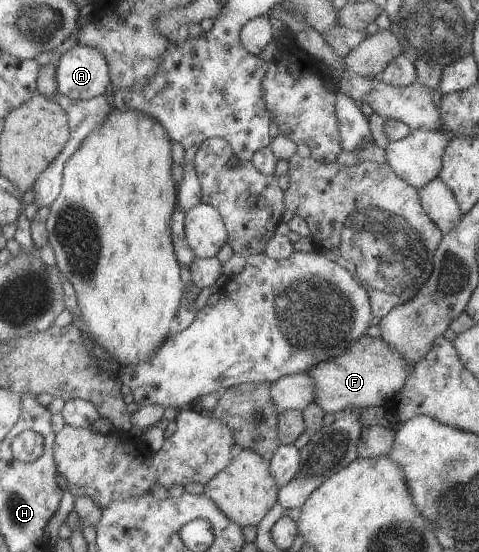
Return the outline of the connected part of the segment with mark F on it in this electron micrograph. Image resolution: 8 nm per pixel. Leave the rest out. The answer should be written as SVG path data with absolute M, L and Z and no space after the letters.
M361 336L353 340L341 354L335 355L323 364L317 364L306 374L315 380L315 398L313 402L323 413L339 413L349 408L362 410L368 407L384 406L390 398L403 388L413 366L401 358L385 340L380 337Z

